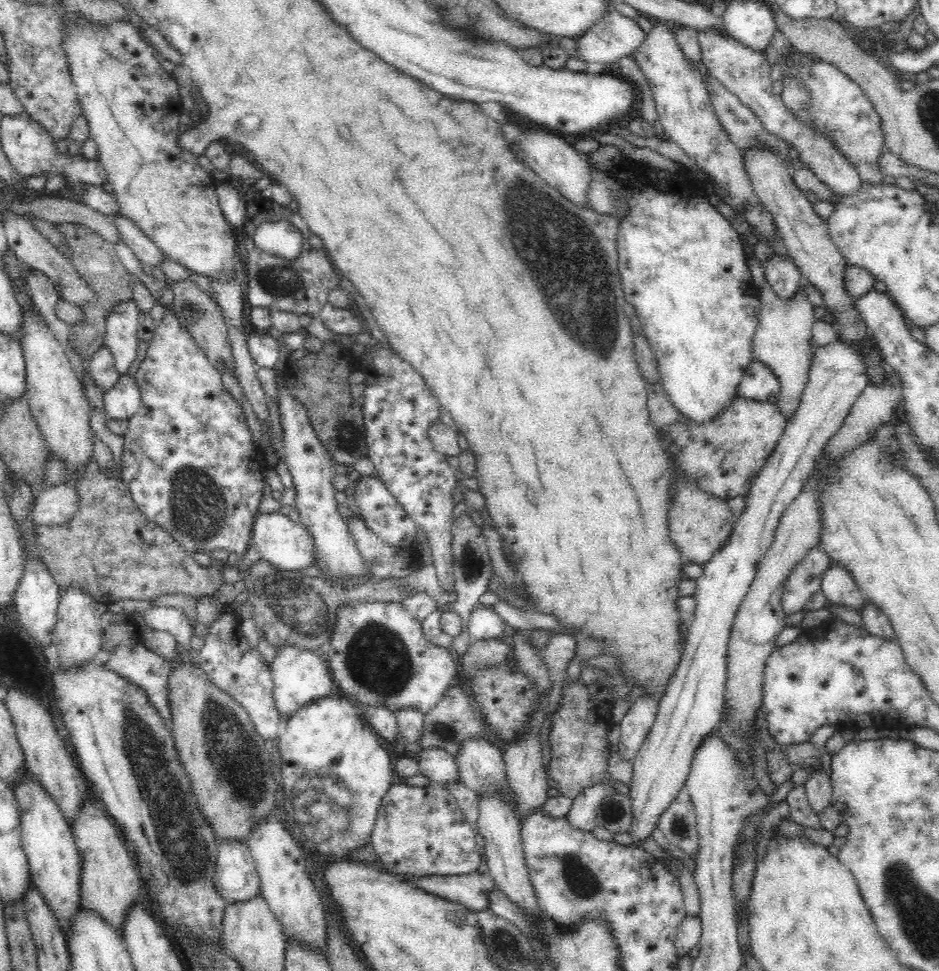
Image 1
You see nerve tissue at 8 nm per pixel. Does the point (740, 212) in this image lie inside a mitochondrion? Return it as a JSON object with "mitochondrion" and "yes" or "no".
{"mitochondrion":"no"}

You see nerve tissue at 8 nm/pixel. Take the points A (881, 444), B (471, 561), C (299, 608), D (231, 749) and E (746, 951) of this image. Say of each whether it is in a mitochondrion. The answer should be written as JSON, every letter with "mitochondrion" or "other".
{"A":"mitochondrion","B":"mitochondrion","C":"mitochondrion","D":"mitochondrion","E":"other"}

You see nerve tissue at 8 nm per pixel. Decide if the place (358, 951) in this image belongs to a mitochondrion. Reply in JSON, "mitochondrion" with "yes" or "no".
{"mitochondrion":"no"}

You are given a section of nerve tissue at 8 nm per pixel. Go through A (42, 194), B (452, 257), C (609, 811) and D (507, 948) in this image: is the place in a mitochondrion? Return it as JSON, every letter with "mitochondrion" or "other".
{"A":"other","B":"other","C":"mitochondrion","D":"mitochondrion"}

